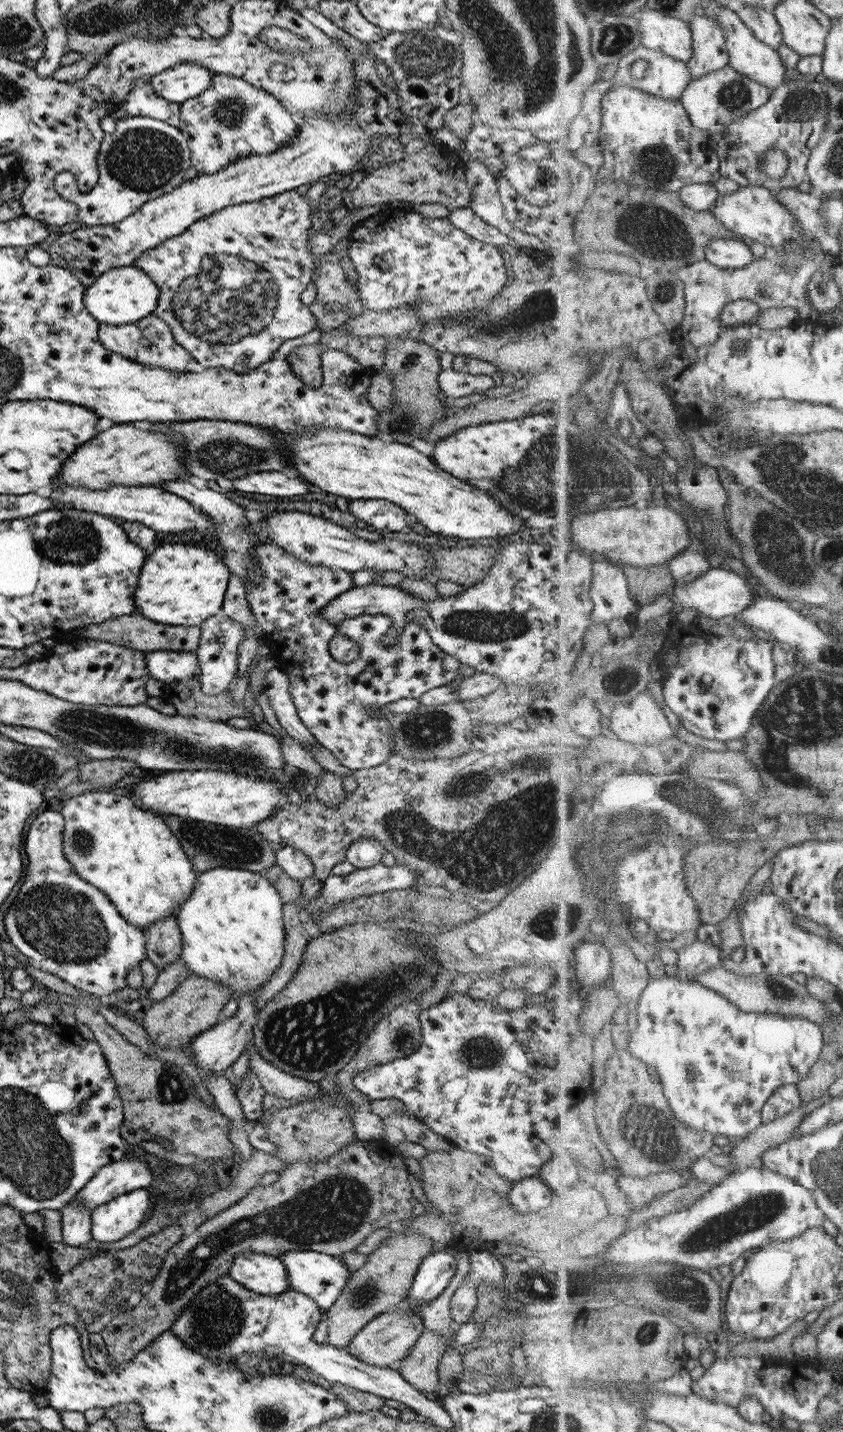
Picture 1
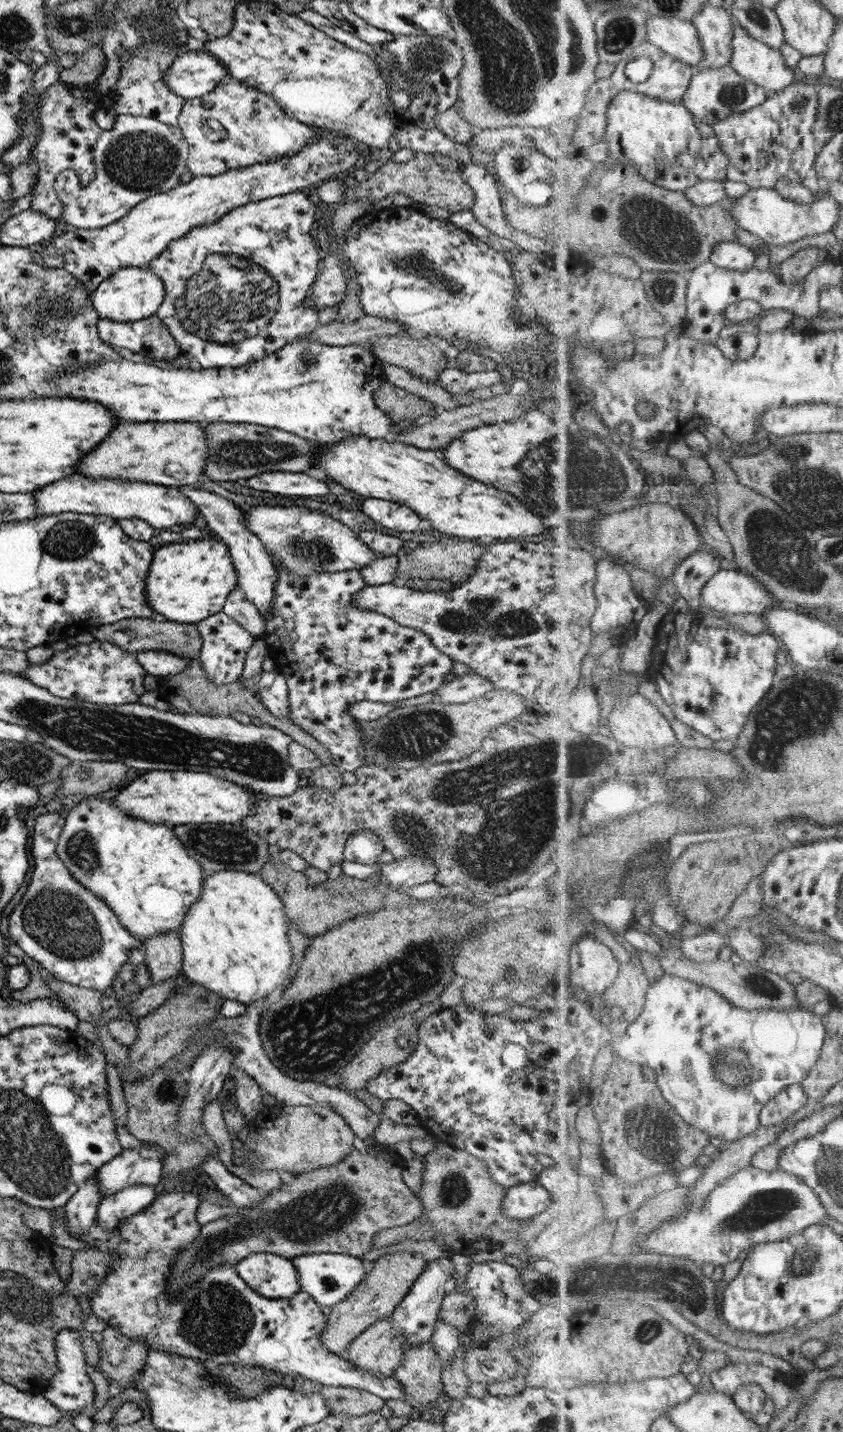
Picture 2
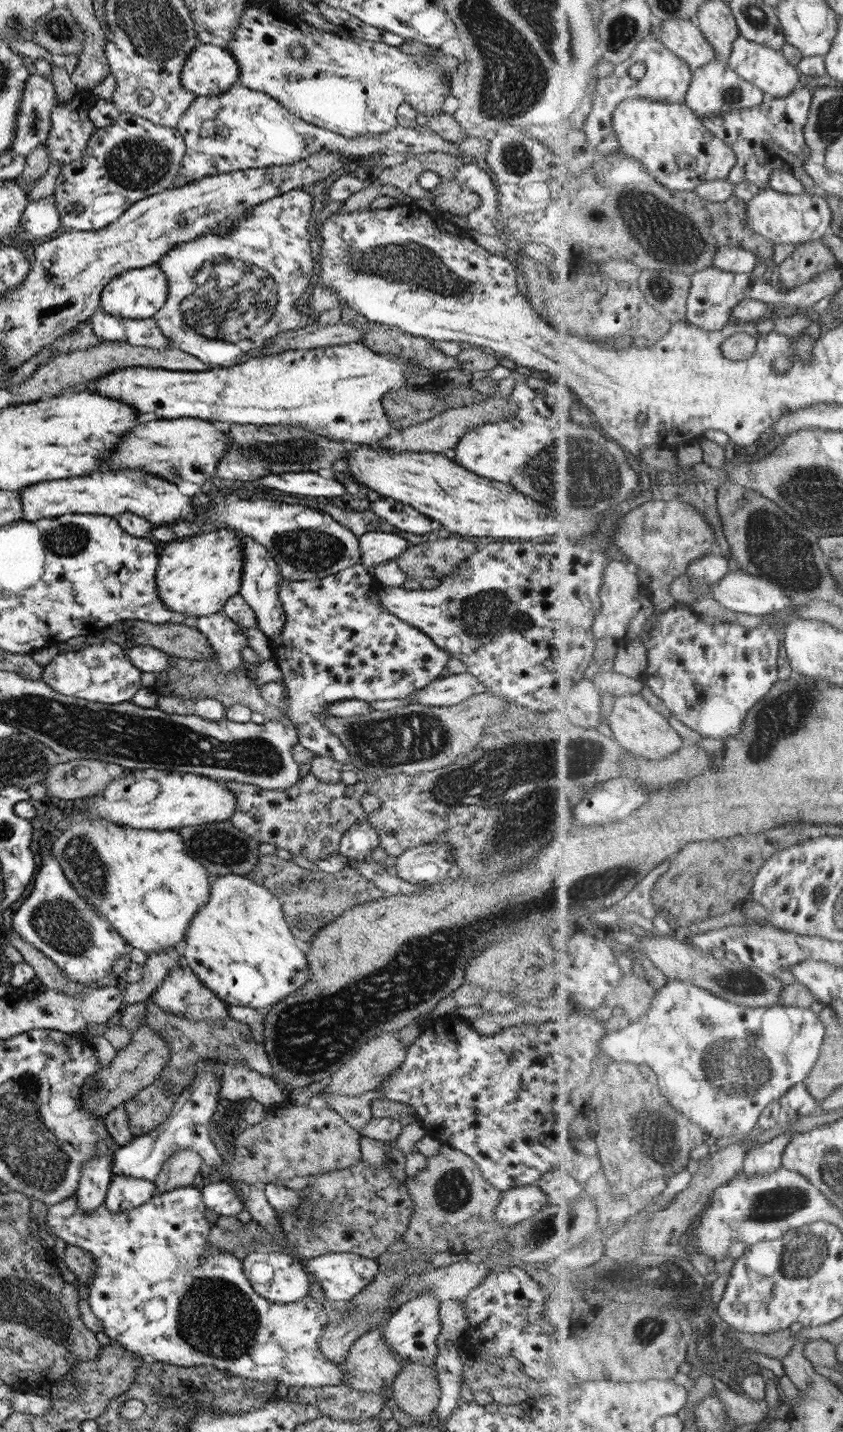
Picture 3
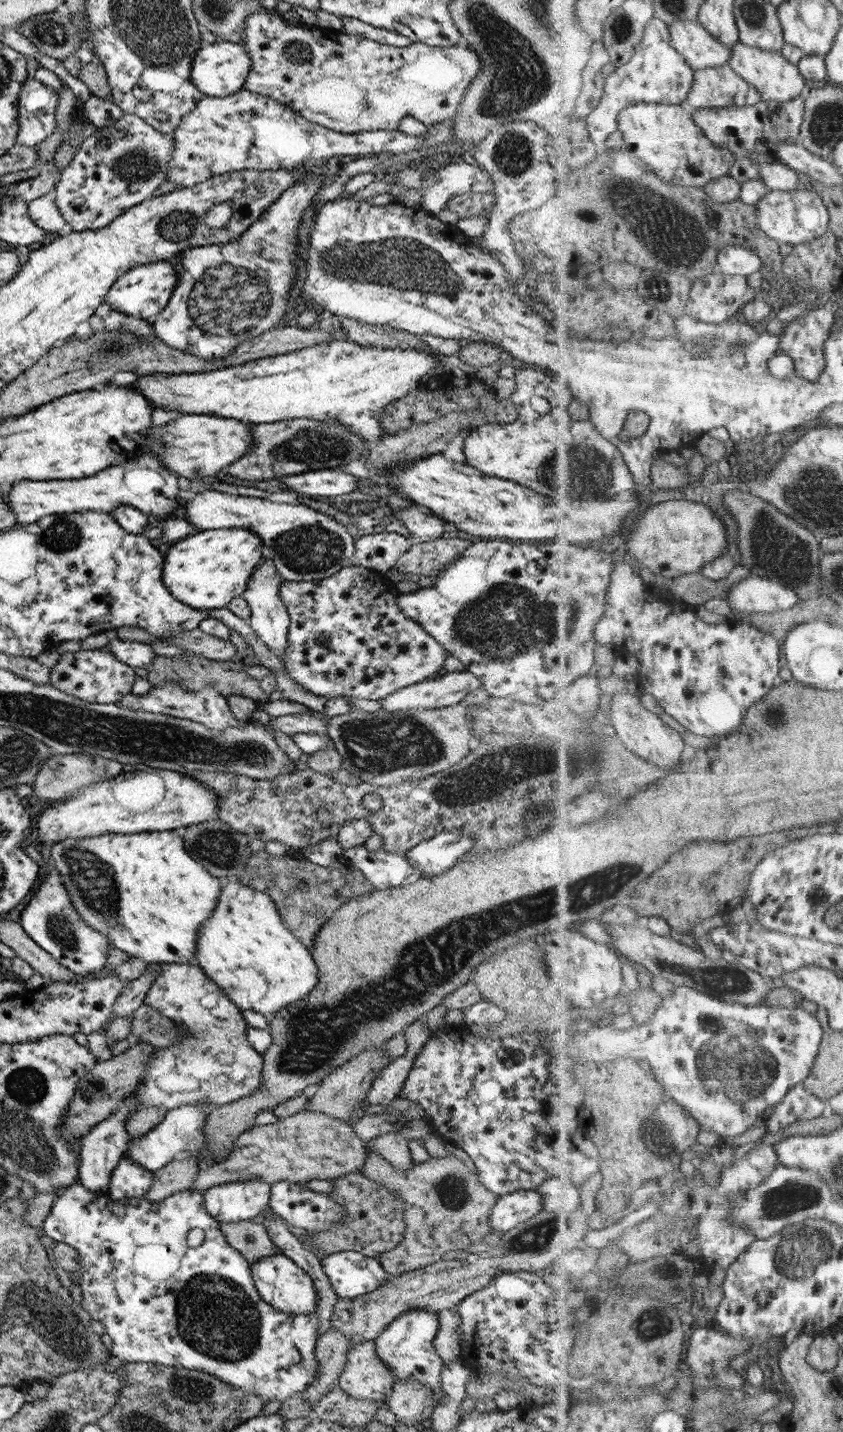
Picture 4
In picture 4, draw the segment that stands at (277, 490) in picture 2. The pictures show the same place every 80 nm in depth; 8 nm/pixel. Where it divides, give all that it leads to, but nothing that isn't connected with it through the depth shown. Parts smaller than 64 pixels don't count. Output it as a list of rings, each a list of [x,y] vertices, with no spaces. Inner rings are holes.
[[[320,470],[275,478],[284,488],[310,496],[341,496],[355,490],[356,479],[351,473]]]

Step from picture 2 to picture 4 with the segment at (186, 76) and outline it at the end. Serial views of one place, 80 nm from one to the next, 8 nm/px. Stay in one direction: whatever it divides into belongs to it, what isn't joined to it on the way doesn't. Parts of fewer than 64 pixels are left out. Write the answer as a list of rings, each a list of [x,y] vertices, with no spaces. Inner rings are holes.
[[[222,40],[213,44],[203,44],[192,58],[189,69],[190,81],[203,96],[226,97],[241,88],[245,88],[250,64],[250,58],[245,53],[242,44]]]

